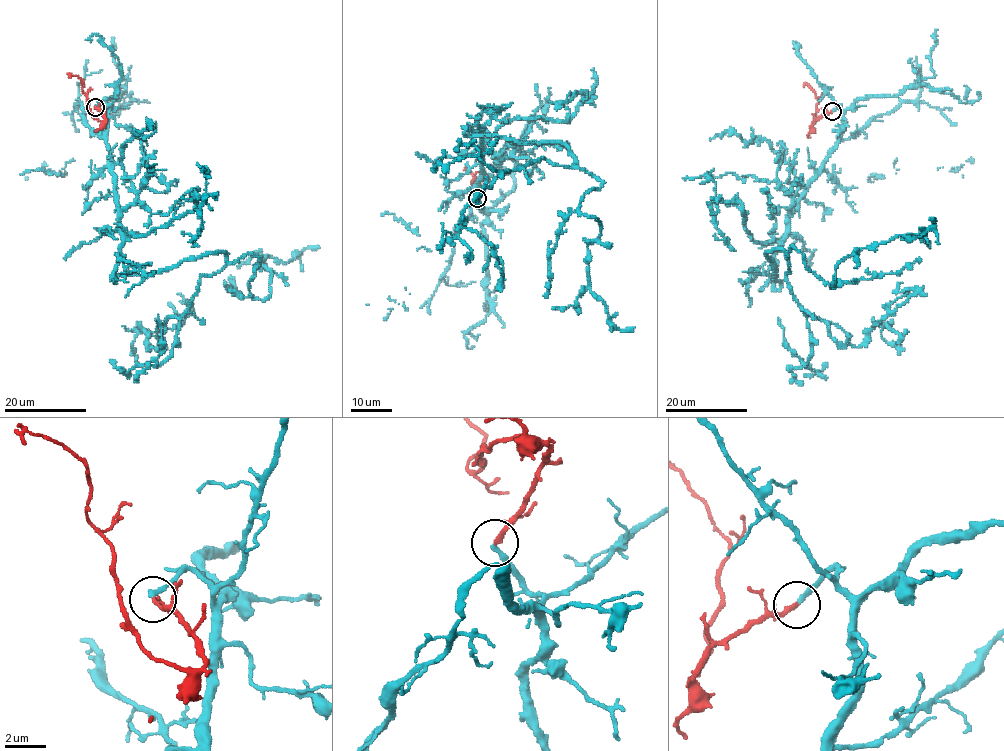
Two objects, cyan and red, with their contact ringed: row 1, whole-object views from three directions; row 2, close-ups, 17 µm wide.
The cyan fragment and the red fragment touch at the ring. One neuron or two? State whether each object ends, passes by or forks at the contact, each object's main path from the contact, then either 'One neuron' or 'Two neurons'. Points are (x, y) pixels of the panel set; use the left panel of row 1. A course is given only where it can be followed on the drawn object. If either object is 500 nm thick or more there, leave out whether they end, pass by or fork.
At the ring cyan ends. At the ring red ends. Course of cyan: (95, 107), (107, 105), (122, 235), (114, 282), (225, 256), (148, 350), (148, 334), (191, 311), (178, 294). Course of red: (95, 107), (104, 117), (104, 121), (93, 116), (88, 98), (82, 91), (82, 81), (73, 75), (70, 77). One neuron

